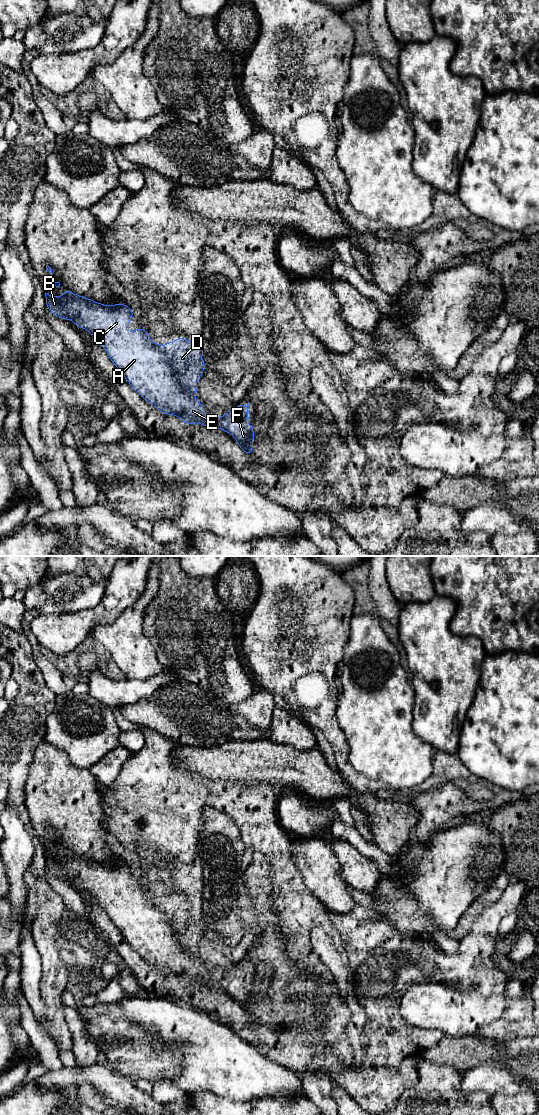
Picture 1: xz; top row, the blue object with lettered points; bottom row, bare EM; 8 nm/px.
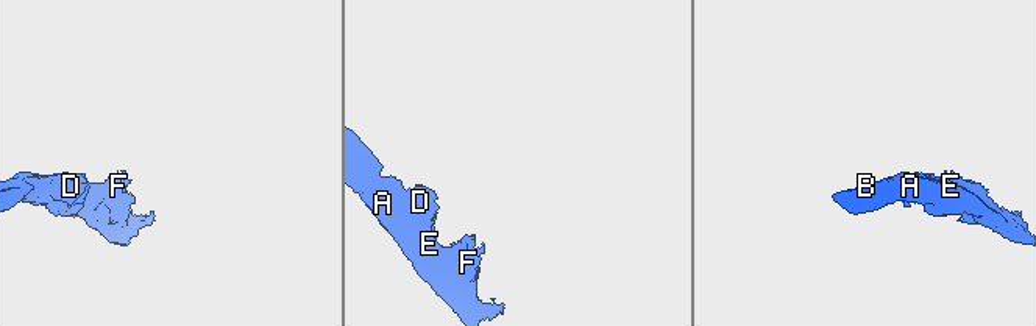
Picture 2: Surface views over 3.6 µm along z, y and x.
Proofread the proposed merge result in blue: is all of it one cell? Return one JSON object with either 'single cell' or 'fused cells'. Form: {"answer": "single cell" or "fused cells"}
{"answer": "single cell"}

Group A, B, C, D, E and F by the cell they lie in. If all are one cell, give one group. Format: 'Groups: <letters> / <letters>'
Groups: A B C D E F

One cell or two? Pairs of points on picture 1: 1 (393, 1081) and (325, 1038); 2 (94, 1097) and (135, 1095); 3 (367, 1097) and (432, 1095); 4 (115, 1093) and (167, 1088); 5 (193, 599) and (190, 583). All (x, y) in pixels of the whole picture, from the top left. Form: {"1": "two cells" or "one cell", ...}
{"1": "one cell", "2": "two cells", "3": "two cells", "4": "two cells", "5": "one cell"}

